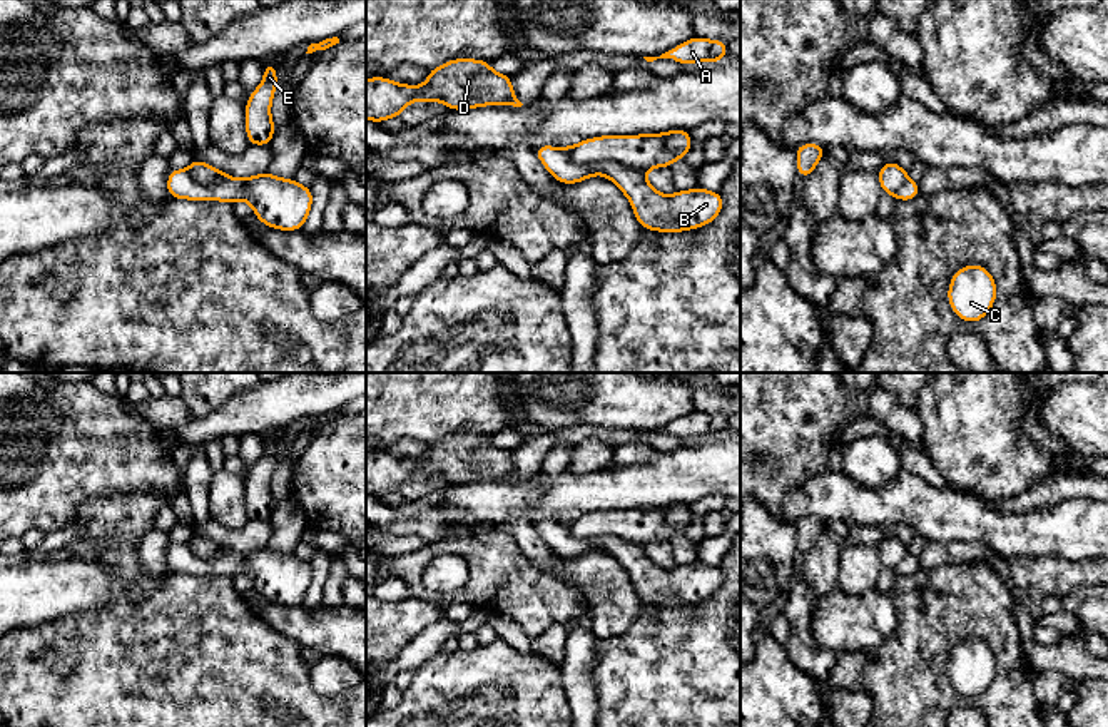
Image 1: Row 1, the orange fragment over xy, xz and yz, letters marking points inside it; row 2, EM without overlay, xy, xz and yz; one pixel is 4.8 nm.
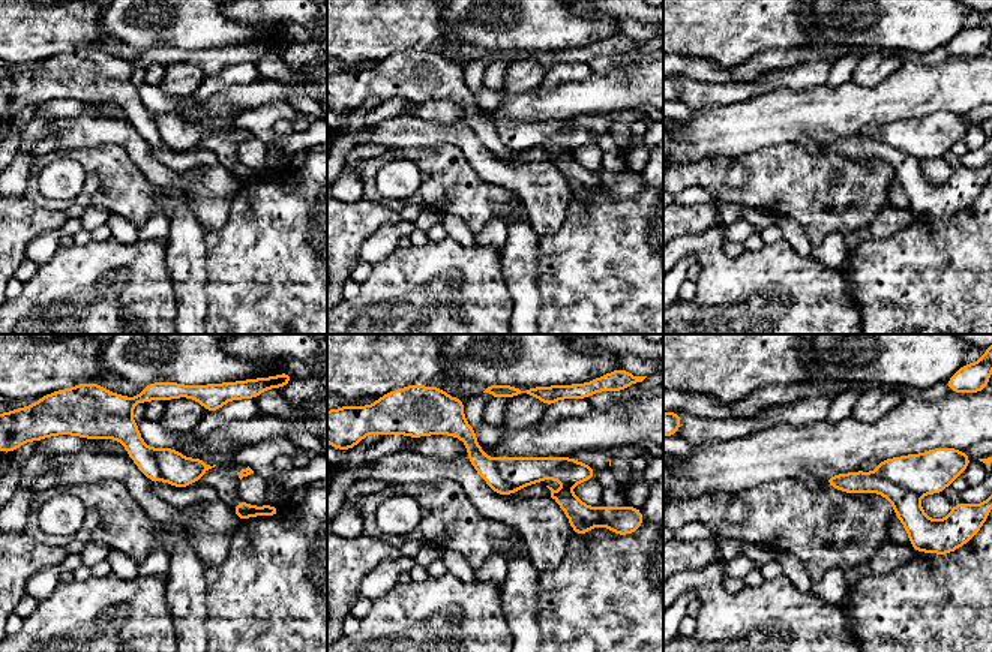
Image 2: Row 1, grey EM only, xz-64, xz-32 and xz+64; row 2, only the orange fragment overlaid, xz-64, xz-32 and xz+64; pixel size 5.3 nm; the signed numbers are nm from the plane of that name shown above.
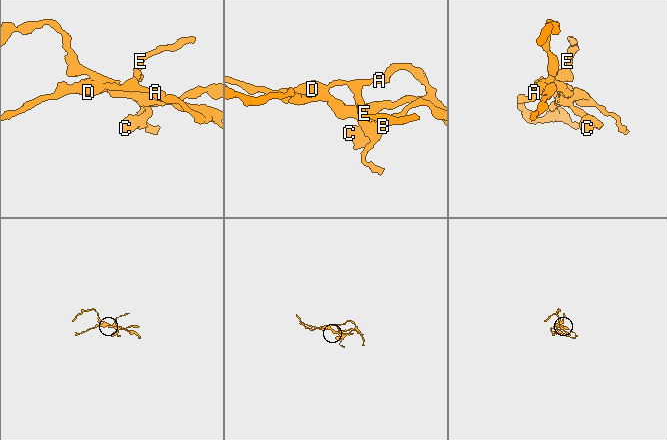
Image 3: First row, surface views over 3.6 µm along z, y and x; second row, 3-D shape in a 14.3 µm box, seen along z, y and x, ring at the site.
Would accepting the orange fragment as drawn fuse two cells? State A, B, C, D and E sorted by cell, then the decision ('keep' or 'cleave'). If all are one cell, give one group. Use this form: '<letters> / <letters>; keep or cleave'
A B D E / C; cleave

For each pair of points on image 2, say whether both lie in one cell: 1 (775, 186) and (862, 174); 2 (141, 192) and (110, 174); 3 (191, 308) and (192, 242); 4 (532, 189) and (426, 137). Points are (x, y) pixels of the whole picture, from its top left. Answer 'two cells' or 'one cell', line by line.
1: one cell
2: one cell
3: one cell
4: one cell

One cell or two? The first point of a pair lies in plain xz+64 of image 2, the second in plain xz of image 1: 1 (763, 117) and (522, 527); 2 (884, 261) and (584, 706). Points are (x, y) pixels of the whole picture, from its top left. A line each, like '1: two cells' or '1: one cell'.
1: two cells
2: two cells

